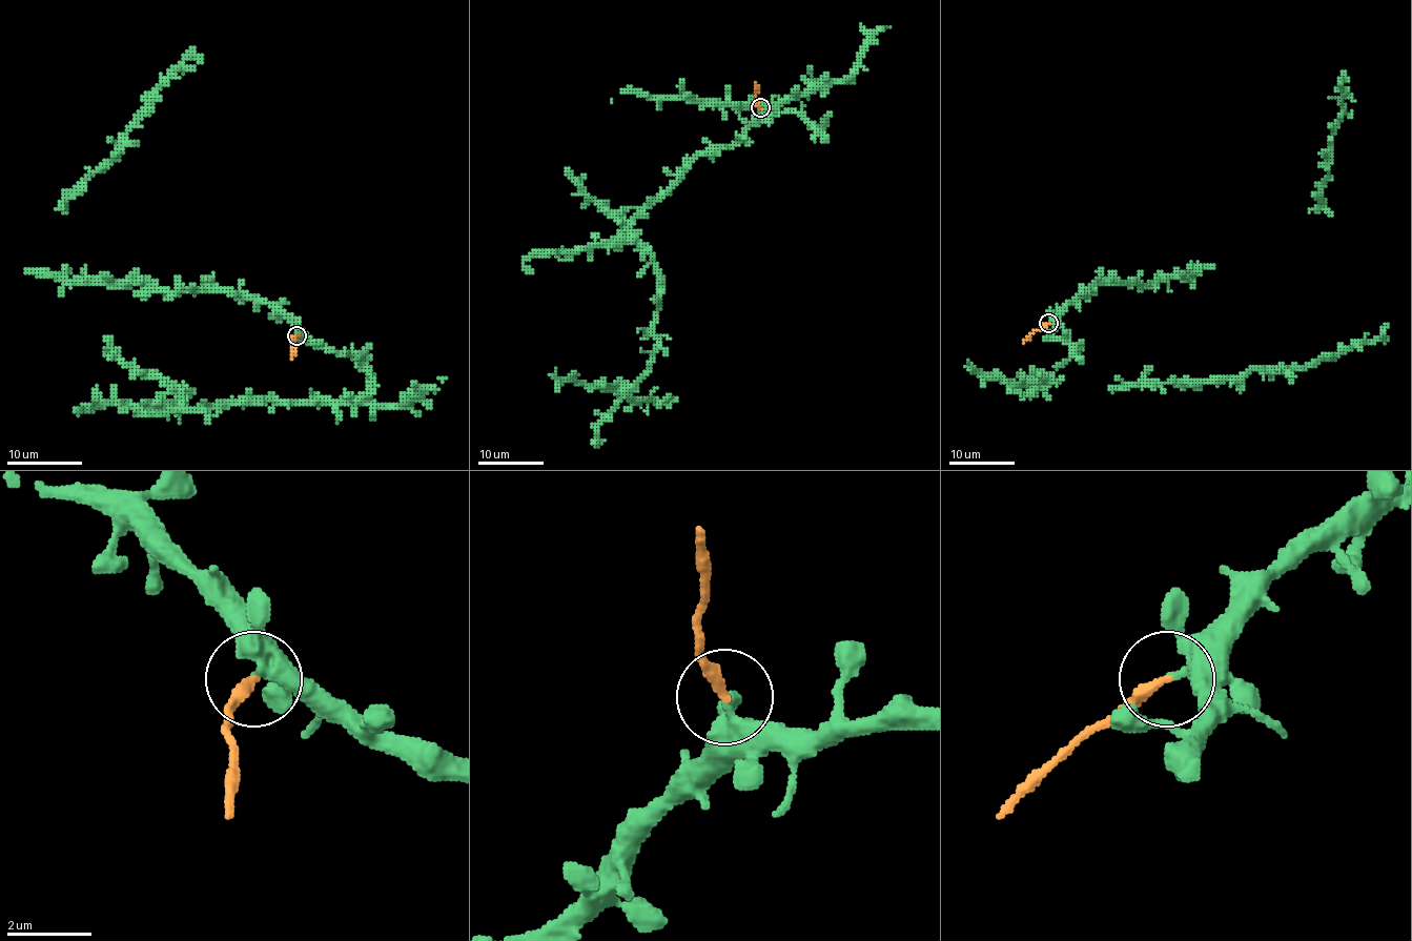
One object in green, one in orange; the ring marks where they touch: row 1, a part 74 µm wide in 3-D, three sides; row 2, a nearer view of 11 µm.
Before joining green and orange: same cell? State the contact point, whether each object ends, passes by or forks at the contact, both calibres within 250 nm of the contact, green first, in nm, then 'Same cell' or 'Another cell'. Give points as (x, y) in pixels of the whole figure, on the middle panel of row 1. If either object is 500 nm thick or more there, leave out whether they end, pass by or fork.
Place: (760, 107). At the ring green ends. At the ring orange ends. Thickness 280 nm (green) against 280 nm. Another cell

